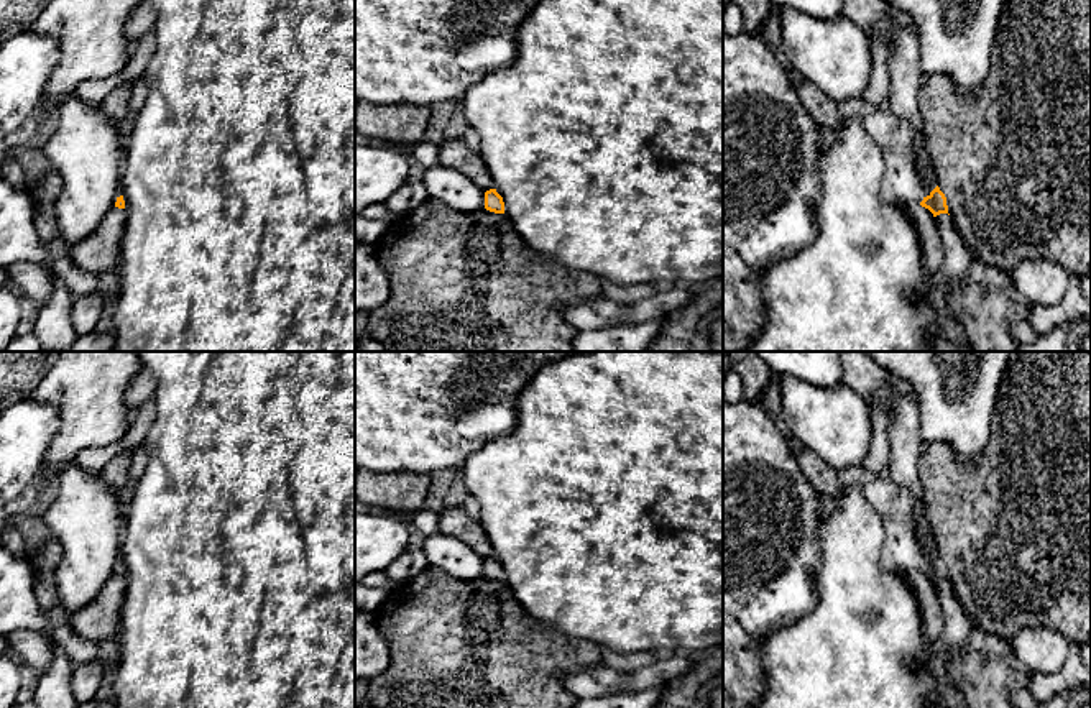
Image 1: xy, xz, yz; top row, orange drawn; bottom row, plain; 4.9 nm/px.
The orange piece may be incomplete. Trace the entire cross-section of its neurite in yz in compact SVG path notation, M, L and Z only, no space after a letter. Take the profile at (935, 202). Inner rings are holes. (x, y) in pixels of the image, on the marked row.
M863 99L836 102L843 120L859 117L866 133L882 151L884 174L879 197L884 204L920 204L933 217L948 214L946 197L937 186L928 195L920 184L912 154L910 122L894 115L891 110L879 110Z

